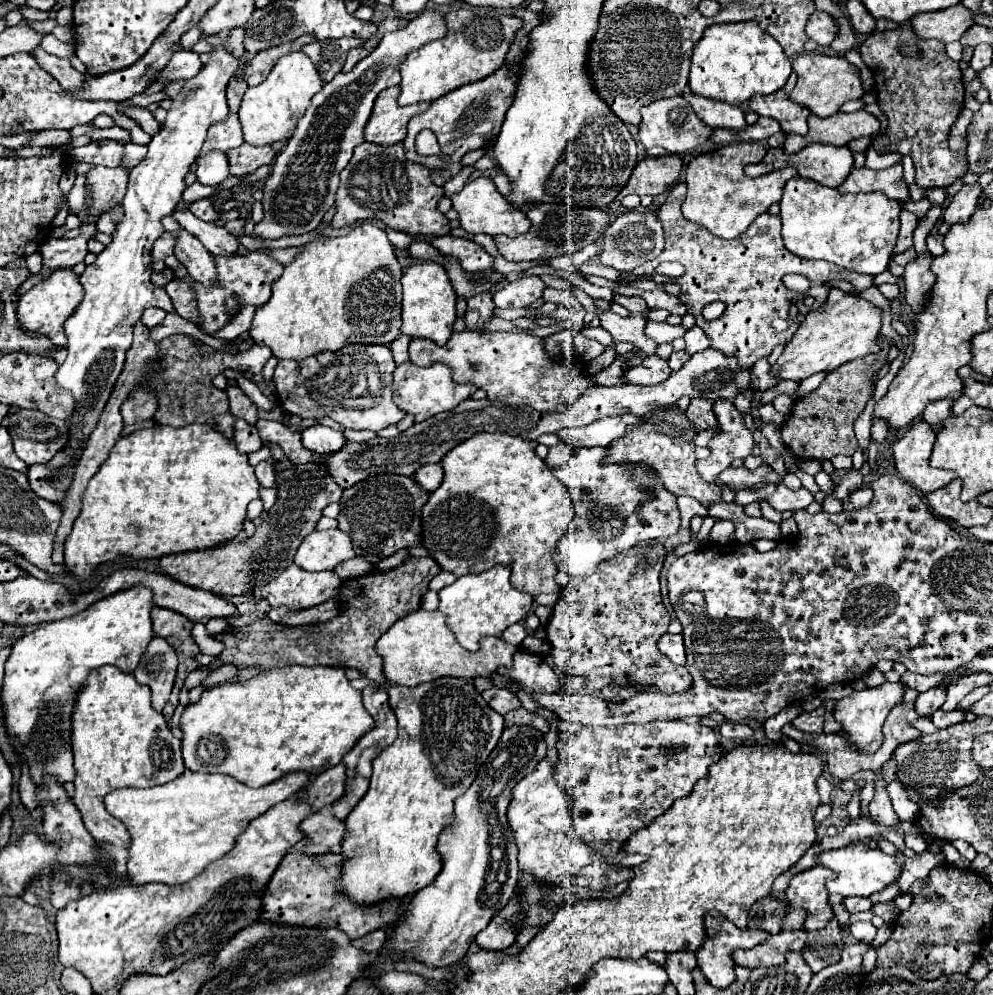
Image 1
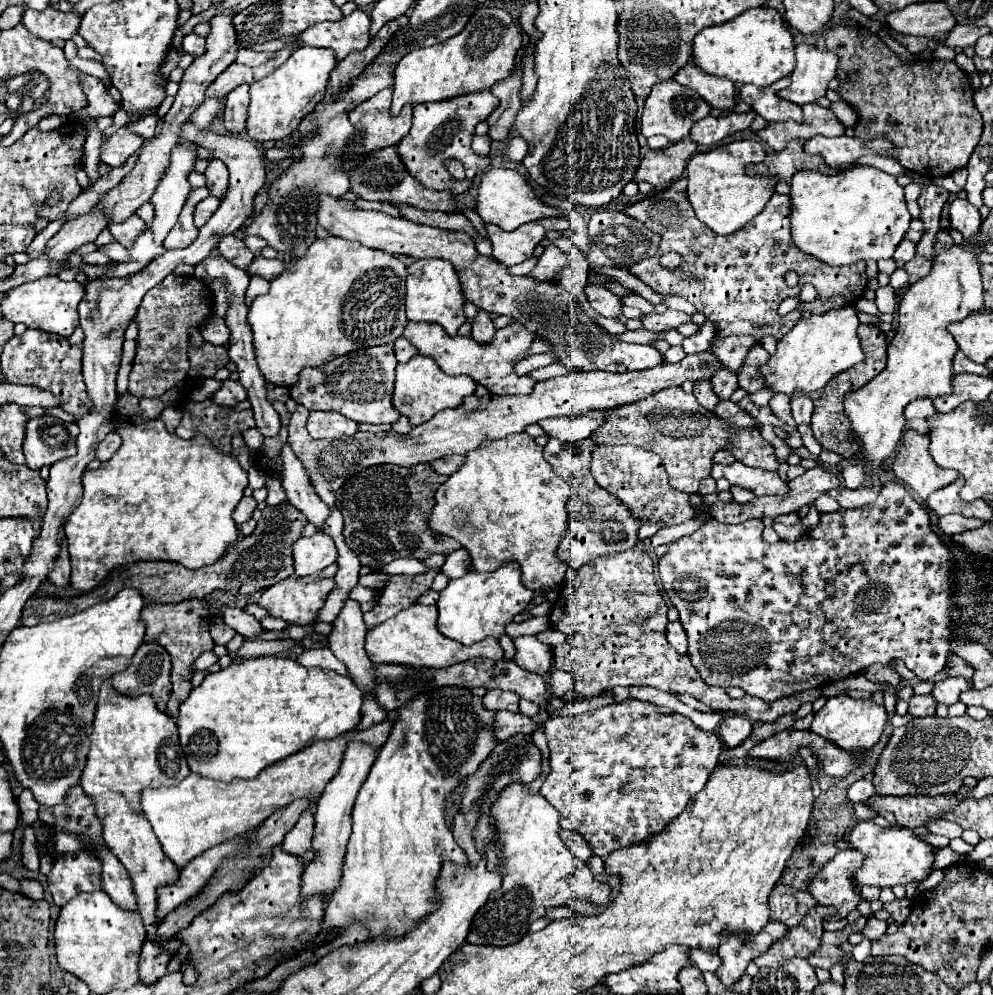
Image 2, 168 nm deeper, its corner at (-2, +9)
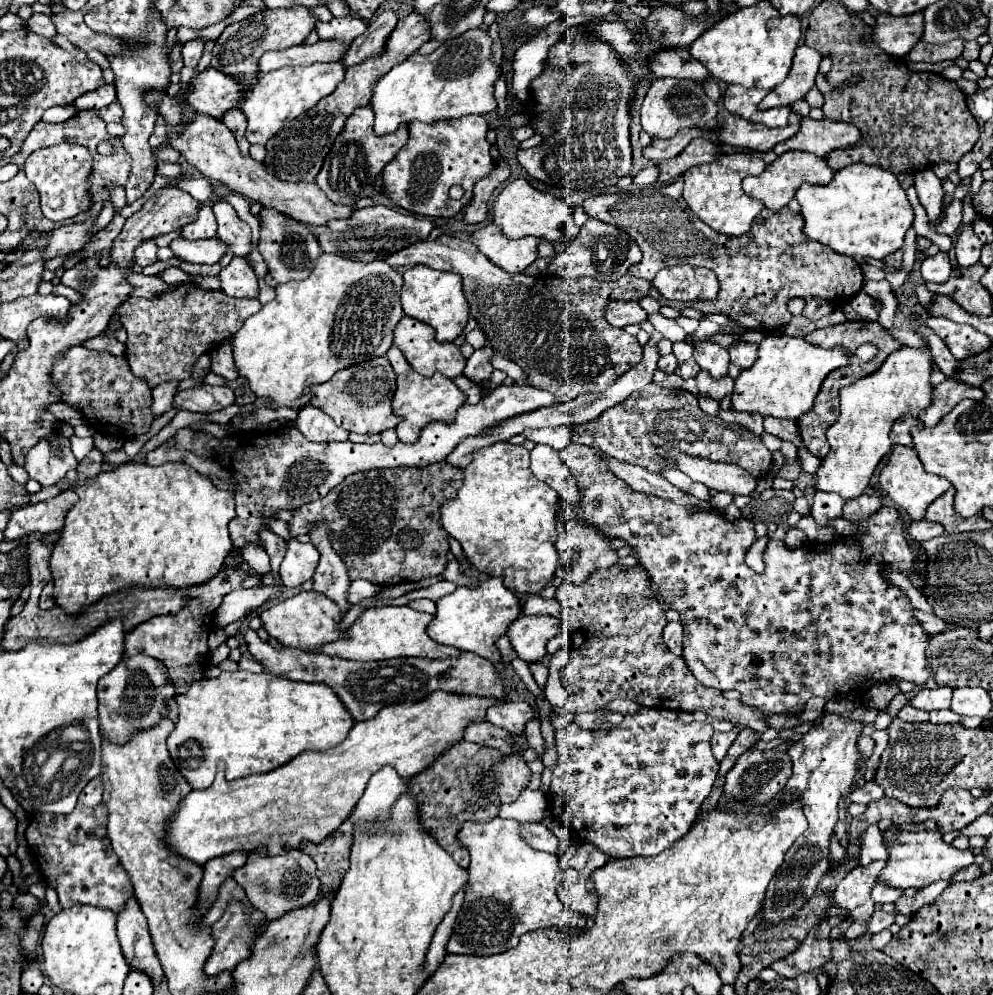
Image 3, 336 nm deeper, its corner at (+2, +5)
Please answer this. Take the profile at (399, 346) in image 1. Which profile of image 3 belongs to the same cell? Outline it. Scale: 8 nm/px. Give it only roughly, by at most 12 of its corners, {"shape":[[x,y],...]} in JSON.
{"shape":[[398,346],[386,352],[396,374],[410,370]]}

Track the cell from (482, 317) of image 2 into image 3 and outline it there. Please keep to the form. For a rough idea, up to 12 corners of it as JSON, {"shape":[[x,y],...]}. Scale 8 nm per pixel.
{"shape":[[478,348],[468,358],[464,376],[488,380],[494,348]]}

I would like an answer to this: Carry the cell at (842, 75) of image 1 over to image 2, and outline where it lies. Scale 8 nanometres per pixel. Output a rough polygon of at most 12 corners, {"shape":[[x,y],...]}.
{"shape":[[796,46],[790,86],[778,96],[804,106],[826,94],[838,58]]}

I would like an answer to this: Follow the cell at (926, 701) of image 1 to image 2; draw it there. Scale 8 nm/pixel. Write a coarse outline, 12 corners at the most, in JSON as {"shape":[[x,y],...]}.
{"shape":[[912,696],[908,700],[910,716],[934,716],[932,696]]}

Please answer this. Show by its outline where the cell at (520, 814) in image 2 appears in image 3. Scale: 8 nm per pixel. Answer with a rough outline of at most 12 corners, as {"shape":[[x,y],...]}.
{"shape":[[468,820],[470,878],[446,946],[490,956],[530,930],[584,928],[576,884],[518,820]]}

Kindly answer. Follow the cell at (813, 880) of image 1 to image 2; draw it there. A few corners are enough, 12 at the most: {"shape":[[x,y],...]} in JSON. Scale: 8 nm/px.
{"shape":[[838,852],[808,886],[818,904],[834,906],[836,918],[858,908],[854,872],[864,854]]}

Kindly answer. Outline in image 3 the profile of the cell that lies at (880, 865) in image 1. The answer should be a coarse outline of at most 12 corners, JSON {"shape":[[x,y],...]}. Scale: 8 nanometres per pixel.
{"shape":[[936,824],[882,832],[888,862],[876,880],[924,888],[974,862]]}

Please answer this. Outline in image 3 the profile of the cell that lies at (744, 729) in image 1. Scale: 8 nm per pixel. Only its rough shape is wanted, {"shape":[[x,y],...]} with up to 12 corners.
{"shape":[[740,726],[730,732],[714,732],[712,752],[718,762],[736,740]]}

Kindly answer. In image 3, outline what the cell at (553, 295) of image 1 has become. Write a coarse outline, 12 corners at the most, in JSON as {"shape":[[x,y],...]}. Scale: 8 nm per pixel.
{"shape":[[634,300],[608,302],[604,314],[612,326],[624,328],[646,320]]}

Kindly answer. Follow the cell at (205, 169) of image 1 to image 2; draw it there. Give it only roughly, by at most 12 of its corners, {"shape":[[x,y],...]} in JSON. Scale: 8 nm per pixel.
{"shape":[[212,158],[204,174],[210,194],[224,200],[228,168]]}

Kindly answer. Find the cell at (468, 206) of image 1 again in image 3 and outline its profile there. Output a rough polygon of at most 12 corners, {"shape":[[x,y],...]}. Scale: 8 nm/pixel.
{"shape":[[518,178],[502,188],[492,222],[508,238],[578,236],[568,202]]}

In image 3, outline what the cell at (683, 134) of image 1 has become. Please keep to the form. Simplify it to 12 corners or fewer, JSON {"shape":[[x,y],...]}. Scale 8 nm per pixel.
{"shape":[[656,78],[640,108],[652,138],[708,126],[718,106],[690,80]]}

